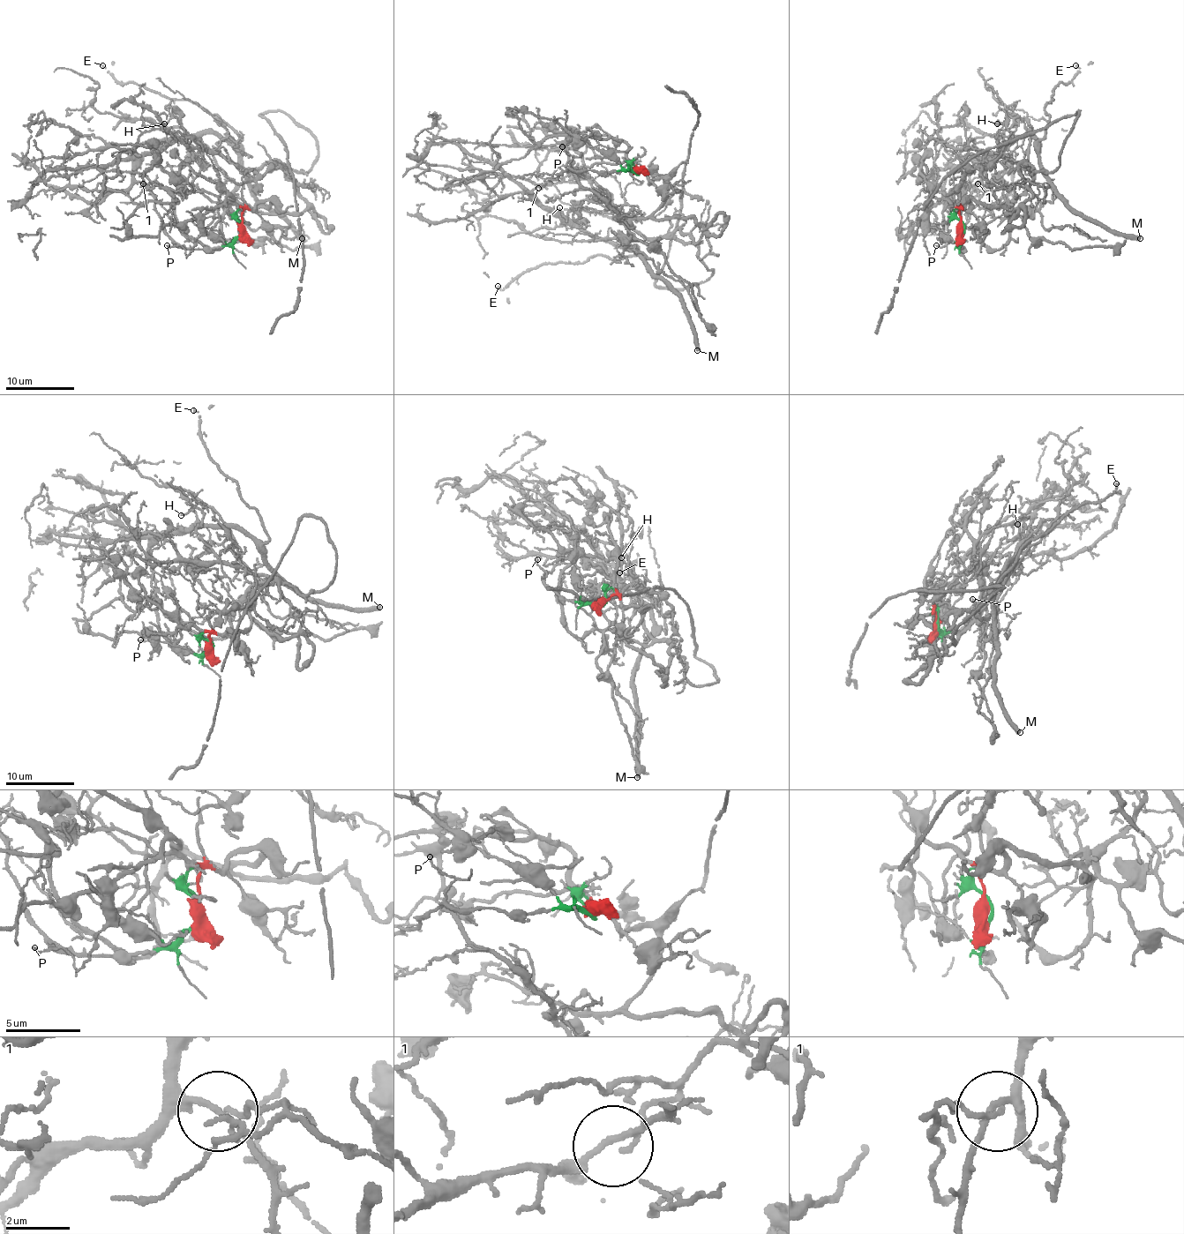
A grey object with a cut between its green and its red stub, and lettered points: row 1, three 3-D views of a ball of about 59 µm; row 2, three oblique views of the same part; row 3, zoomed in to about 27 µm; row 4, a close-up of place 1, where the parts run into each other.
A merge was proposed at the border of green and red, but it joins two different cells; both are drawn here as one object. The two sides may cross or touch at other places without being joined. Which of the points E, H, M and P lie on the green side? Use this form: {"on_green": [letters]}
{"on_green": ["E", "M", "P"]}

